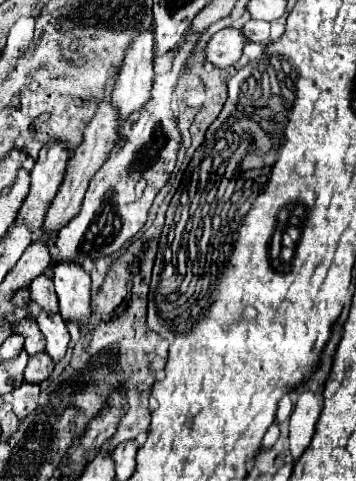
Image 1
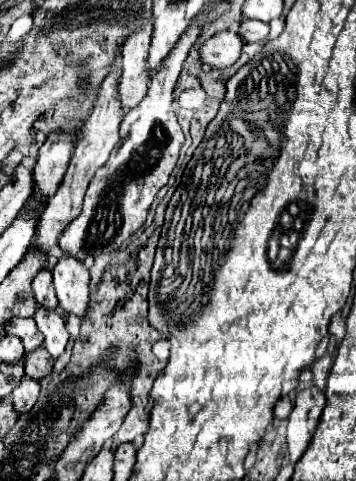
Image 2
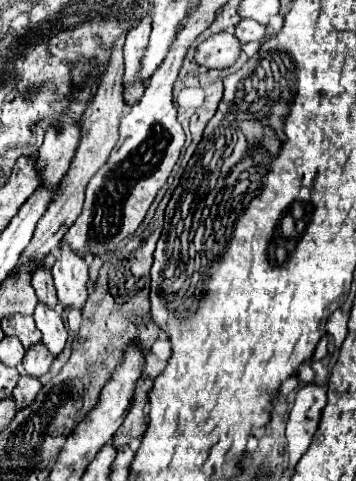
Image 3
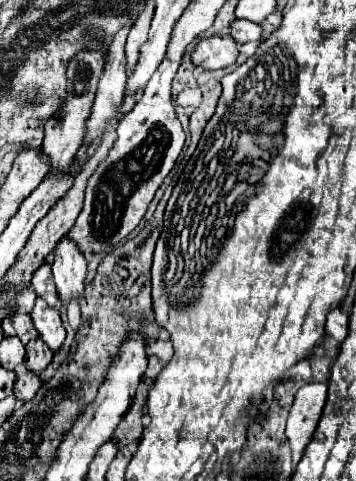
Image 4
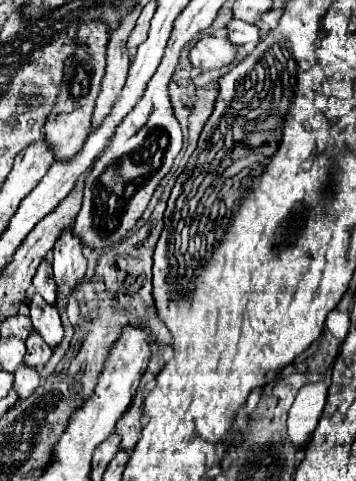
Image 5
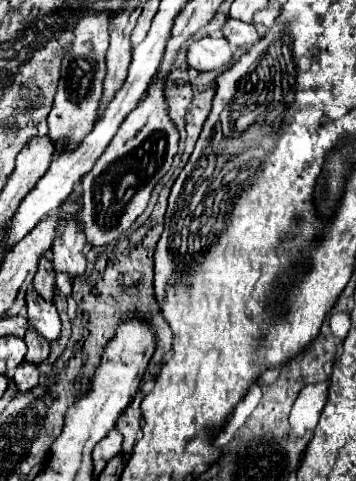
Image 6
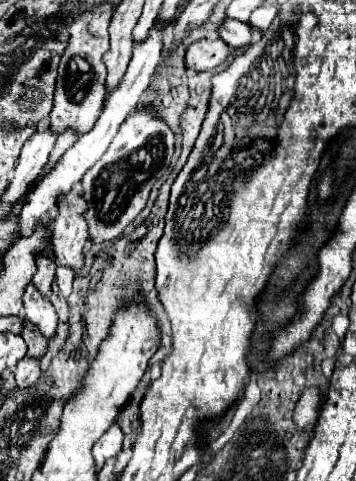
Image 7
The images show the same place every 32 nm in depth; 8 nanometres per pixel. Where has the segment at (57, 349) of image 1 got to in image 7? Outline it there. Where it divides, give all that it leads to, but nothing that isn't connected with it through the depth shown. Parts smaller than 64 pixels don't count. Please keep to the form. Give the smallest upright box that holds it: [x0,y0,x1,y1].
[22,284,58,338]

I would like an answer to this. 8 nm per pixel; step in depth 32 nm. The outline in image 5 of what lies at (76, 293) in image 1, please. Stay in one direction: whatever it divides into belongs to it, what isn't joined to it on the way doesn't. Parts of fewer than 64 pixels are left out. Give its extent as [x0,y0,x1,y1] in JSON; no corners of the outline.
[52,230,86,298]

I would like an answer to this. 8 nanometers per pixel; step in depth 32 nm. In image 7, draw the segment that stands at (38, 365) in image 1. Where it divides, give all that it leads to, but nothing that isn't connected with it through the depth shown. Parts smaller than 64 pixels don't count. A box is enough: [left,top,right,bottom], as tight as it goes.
[22,318,48,360]

